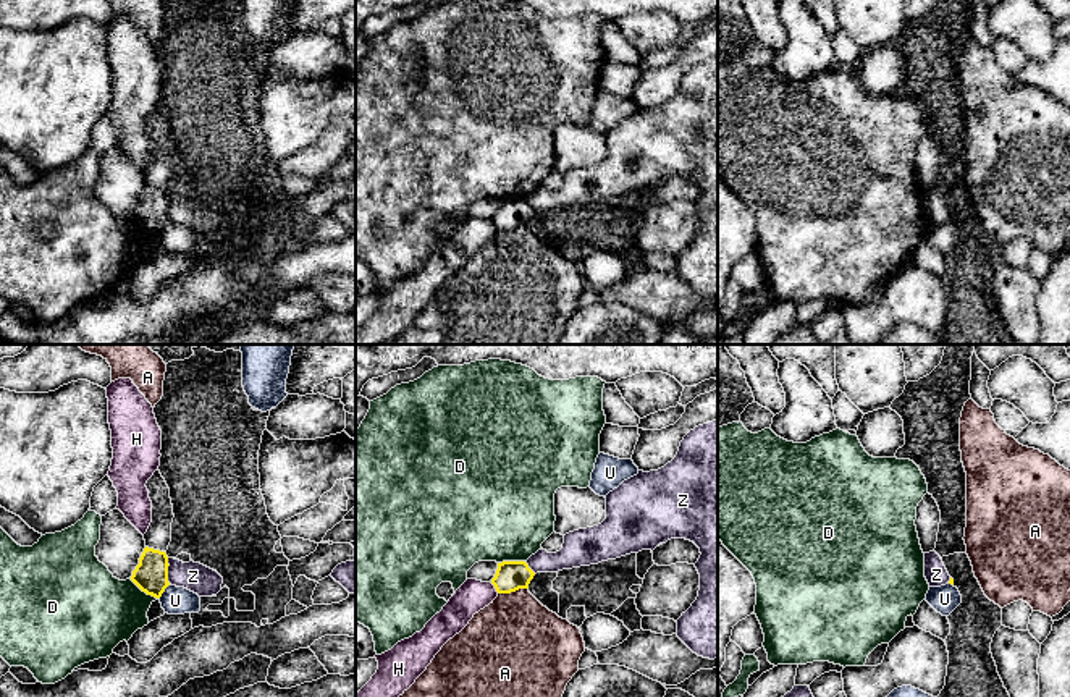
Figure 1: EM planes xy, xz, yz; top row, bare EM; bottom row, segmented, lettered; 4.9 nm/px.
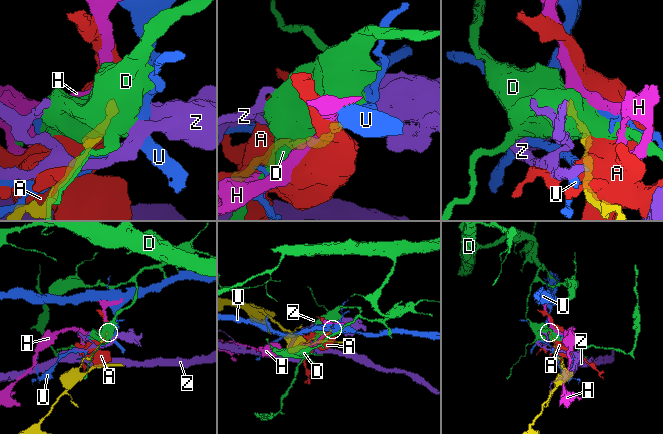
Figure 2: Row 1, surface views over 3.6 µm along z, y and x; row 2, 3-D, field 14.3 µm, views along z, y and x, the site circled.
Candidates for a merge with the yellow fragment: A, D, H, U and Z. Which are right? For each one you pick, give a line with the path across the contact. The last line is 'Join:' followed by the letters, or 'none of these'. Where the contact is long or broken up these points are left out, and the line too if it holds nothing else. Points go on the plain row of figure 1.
Join: none of these

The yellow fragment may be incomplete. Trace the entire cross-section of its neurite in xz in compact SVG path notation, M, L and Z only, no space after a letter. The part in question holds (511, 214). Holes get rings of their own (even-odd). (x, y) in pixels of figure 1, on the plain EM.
M503 199L498 201L498 207L491 222L498 231L511 231L519 226L529 226L535 210L525 199Z

